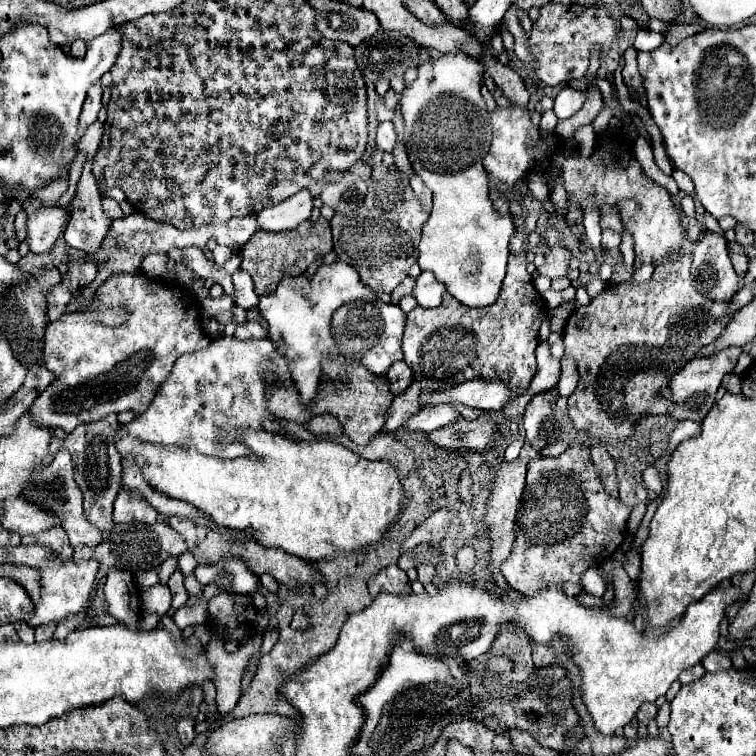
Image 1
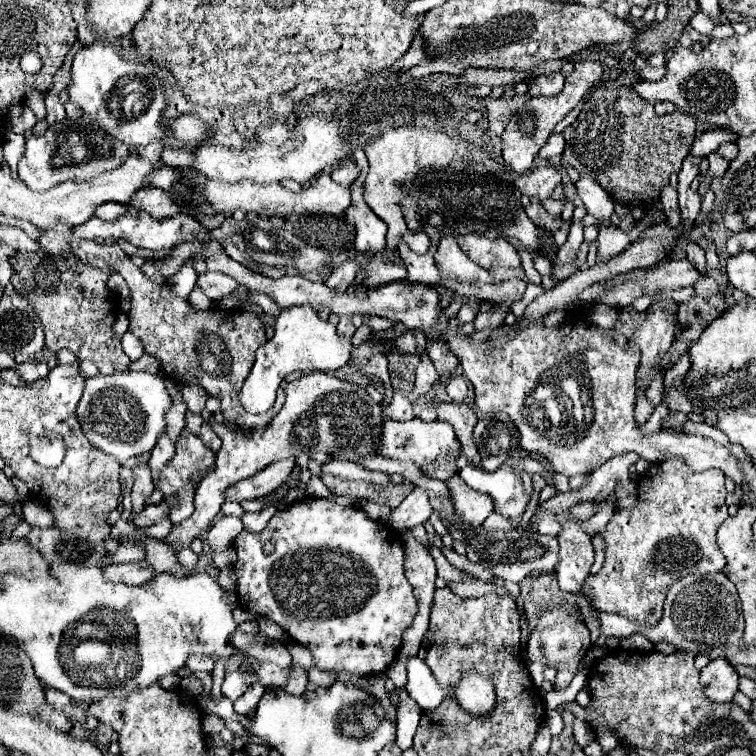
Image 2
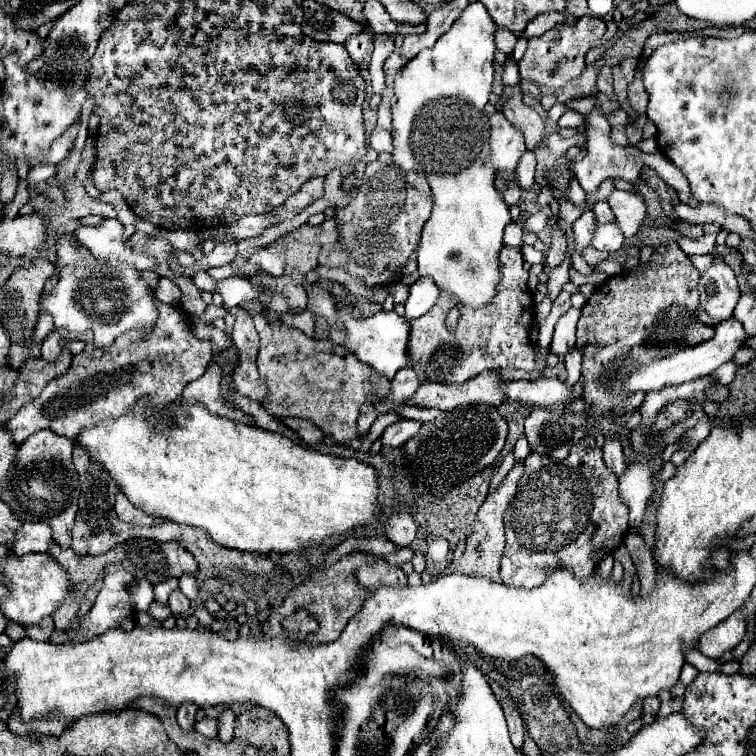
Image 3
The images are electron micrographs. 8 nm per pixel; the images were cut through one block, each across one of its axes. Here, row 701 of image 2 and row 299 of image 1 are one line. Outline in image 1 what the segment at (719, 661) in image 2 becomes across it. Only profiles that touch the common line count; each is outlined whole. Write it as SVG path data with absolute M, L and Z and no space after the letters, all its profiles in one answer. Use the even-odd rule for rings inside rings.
M710 232L696 242L696 250L692 254L694 286L714 302L730 302L740 290L726 246L726 238Z

